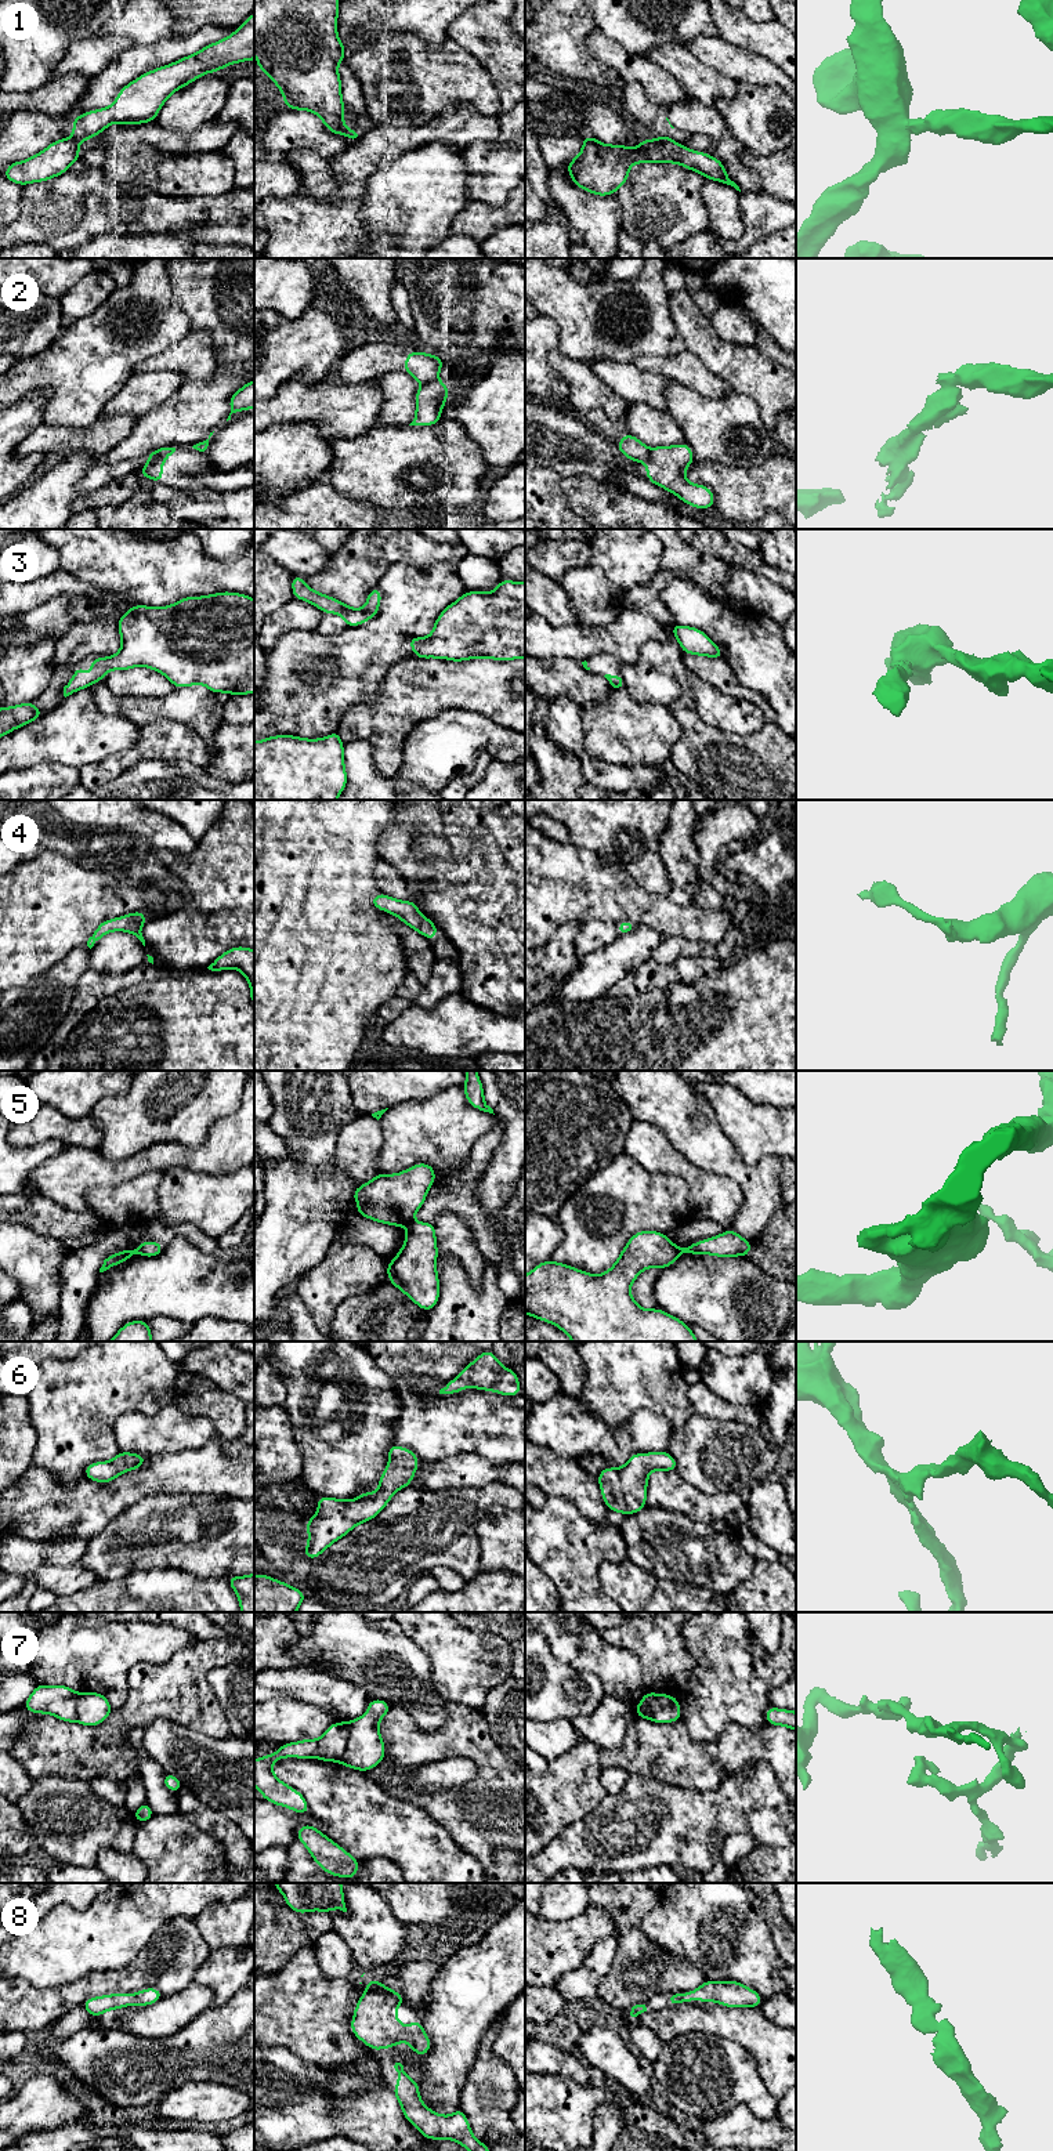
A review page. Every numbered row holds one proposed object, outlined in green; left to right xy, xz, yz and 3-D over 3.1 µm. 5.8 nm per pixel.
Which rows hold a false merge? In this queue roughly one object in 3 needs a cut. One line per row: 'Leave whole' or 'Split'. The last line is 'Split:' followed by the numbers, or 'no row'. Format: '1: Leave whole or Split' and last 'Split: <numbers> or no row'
1: Split
2: Split
3: Leave whole
4: Leave whole
5: Split
6: Leave whole
7: Split
8: Leave whole
Split: 1, 2, 5, 7

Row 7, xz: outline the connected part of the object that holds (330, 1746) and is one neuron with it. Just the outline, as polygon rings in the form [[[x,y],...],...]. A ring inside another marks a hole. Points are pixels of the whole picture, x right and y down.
[[[337,1721],[329,1725],[319,1739],[283,1743],[276,1752],[254,1760],[254,1786],[264,1800],[298,1814],[308,1814],[310,1807],[304,1796],[275,1777],[272,1763],[285,1757],[314,1757],[337,1763],[345,1752],[348,1737],[347,1723]]]

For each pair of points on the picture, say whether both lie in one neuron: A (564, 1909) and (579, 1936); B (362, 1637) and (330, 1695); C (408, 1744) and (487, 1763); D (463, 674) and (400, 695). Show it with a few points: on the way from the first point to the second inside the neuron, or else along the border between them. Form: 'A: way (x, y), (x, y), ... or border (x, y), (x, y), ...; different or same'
A: border (589, 1903), (568, 1919), (539, 1914); different
B: border (310, 1666), (326, 1669), (359, 1686), (369, 1694); different
C: way (427, 1745), (467, 1745); same
D: way (448, 684), (434, 684), (427, 691), (415, 691); same

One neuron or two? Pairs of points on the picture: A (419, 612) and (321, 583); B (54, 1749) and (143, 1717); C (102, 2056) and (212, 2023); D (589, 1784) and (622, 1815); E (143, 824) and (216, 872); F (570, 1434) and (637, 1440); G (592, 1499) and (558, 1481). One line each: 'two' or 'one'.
A: two
B: one
C: one
D: two
E: two
F: one
G: one

